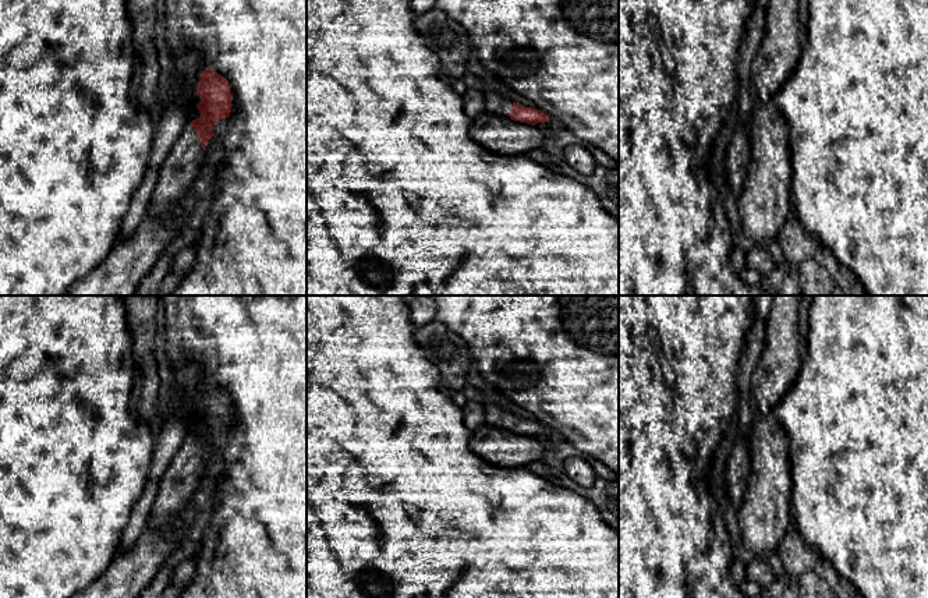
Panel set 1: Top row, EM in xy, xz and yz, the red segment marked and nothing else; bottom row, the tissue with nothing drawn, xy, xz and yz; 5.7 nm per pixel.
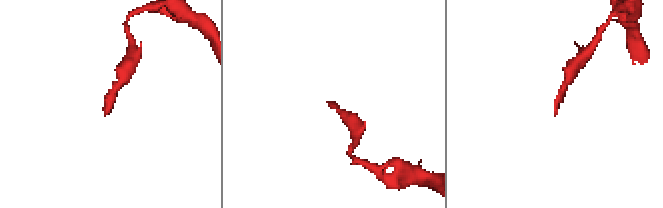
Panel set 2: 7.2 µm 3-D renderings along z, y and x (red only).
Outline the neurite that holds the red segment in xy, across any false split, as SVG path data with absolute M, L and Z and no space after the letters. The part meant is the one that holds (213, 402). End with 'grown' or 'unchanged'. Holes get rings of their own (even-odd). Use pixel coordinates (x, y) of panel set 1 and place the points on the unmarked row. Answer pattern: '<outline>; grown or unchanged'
M201 383L195 407L201 410L199 431L192 432L160 478L157 495L146 521L148 528L169 528L199 486L213 438L230 428L233 406L224 389Z; grown

